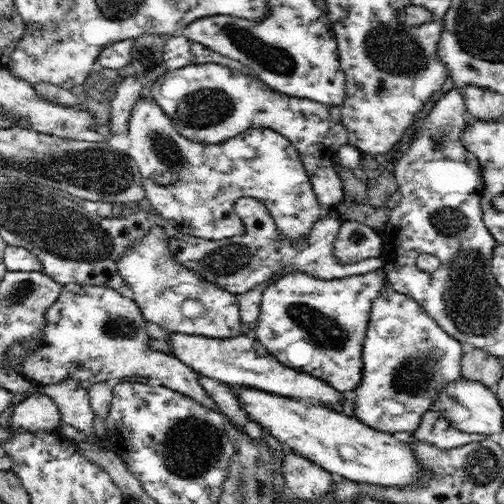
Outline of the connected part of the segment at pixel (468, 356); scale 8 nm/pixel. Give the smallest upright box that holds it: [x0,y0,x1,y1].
[460,347,503,389]

